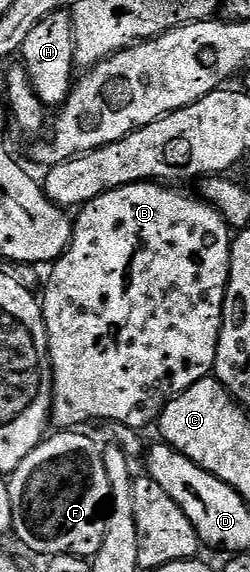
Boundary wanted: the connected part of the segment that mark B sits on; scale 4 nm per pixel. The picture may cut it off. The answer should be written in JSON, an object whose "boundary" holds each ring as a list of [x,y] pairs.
{"boundary":[[[143,182],[120,186],[111,192],[100,194],[82,205],[78,220],[73,221],[74,236],[70,246],[59,260],[53,261],[49,269],[50,281],[46,284],[46,297],[40,303],[44,322],[48,330],[50,365],[54,375],[54,397],[50,414],[53,423],[62,430],[74,430],[78,424],[89,420],[108,420],[111,425],[123,424],[137,430],[153,425],[162,411],[188,386],[207,379],[214,371],[220,330],[222,329],[222,307],[226,301],[226,287],[230,285],[230,246],[232,229],[226,219],[205,200],[197,195],[185,196],[174,188],[165,188],[162,182]]]}

